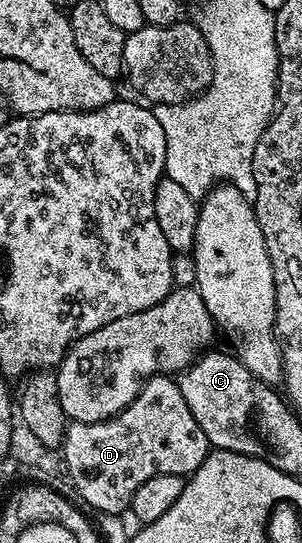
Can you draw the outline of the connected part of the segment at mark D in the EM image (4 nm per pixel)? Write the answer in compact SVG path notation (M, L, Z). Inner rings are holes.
M157 372L141 385L132 403L113 418L108 418L104 422L69 421L64 432L62 453L71 478L71 489L74 488L80 493L79 501L85 507L93 506L100 514L120 514L131 507L134 492L138 492L138 487L146 484L150 476L190 476L204 463L210 453L210 447L206 432L198 428L198 420L194 420L190 407L182 397L179 381L175 377Z

